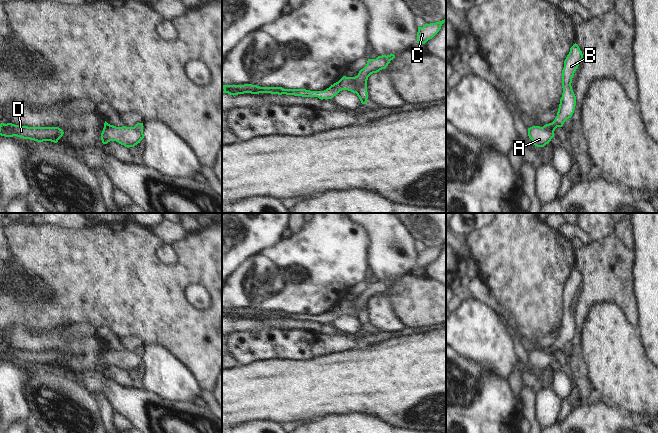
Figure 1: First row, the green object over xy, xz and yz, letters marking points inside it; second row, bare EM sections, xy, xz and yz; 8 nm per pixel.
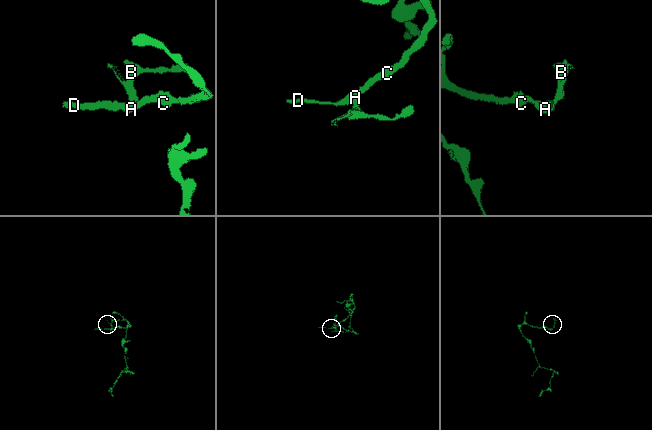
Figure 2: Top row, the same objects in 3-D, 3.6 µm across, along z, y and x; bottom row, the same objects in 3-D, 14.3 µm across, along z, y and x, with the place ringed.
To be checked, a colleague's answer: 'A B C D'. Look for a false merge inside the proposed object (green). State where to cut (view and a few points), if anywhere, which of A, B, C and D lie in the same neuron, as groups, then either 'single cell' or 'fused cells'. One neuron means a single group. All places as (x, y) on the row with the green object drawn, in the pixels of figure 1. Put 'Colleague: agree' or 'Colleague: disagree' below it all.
xz (366, 81), (356, 93) | A C D / B | fused cells
Colleague: disagree

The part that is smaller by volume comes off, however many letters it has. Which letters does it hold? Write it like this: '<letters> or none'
B

